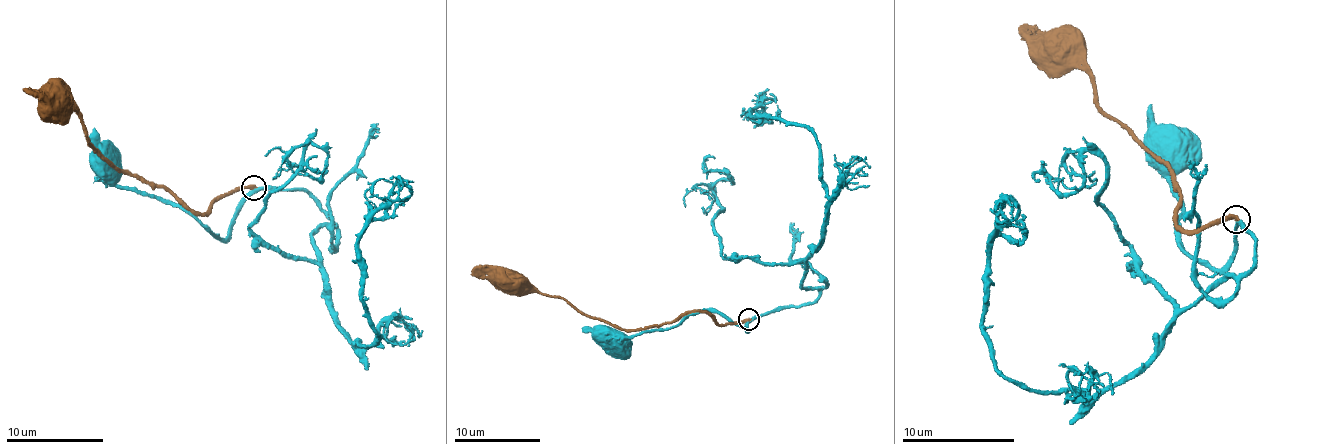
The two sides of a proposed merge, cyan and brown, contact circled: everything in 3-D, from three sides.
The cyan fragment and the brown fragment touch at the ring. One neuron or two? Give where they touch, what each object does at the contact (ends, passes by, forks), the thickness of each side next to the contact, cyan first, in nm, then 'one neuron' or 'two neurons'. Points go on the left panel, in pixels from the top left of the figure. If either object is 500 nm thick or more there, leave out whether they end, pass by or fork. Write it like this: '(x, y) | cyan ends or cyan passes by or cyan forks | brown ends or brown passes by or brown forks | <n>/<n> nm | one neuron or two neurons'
(253, 187) | cyan passes by | brown ends | 280/280 nm | two neurons

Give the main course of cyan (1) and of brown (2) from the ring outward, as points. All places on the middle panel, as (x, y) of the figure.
1: (749, 319), (748, 332), (717, 313), (693, 312), (674, 326), (637, 333), (618, 347), (610, 346)
2: (748, 318), (719, 324), (694, 311), (665, 325), (619, 329), (591, 318), (565, 298), (507, 285)

